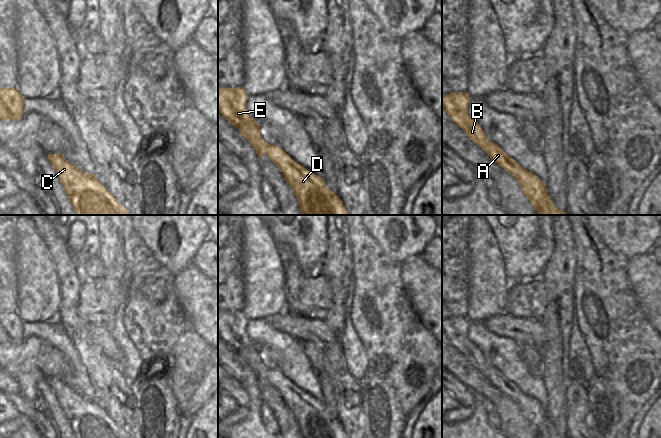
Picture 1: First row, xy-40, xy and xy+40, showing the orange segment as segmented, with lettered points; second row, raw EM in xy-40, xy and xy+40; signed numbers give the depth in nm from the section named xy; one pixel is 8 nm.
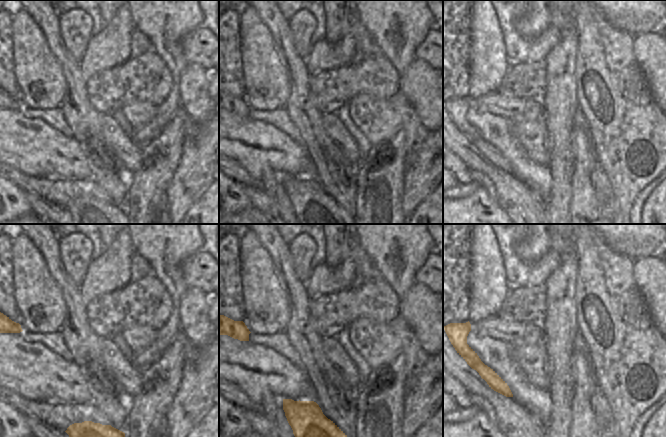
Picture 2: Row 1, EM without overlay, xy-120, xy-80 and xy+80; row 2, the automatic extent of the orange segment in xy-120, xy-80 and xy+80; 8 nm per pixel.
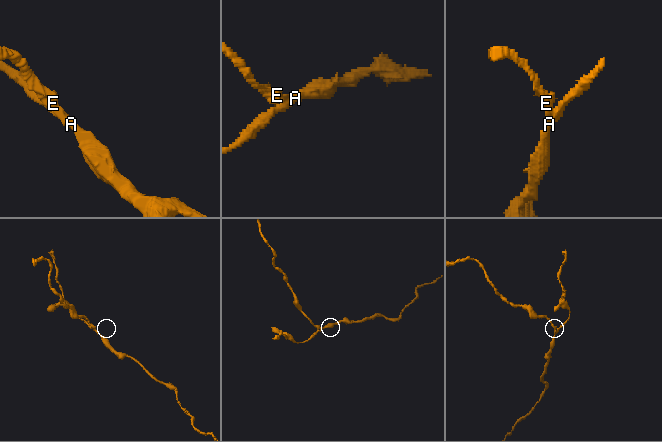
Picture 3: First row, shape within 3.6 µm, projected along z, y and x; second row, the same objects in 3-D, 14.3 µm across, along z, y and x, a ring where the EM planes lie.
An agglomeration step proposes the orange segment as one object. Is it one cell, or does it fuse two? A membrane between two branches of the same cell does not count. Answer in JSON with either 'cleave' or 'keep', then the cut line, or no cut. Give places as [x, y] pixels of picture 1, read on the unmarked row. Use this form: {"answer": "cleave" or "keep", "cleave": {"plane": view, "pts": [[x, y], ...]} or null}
{"answer": "cleave", "cleave": {"plane": "xy", "pts": [[267, 368], [268, 377]]}}

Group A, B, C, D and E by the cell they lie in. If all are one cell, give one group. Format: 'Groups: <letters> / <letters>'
Groups: A C D / B E

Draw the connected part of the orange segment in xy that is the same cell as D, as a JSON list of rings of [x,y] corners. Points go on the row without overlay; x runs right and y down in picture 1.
[[[268,368],[268,381],[294,415],[302,438],[348,438],[324,403],[295,386],[282,372]]]

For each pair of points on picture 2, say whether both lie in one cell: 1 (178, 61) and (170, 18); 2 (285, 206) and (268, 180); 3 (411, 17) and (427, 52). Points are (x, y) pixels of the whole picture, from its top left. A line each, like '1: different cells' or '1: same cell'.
1: same cell
2: same cell
3: different cells

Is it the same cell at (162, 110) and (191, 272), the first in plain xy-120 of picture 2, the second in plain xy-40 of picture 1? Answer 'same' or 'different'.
different

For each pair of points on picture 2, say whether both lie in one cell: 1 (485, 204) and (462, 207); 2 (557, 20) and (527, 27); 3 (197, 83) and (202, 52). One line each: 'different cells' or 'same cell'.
1: same cell
2: same cell
3: different cells

